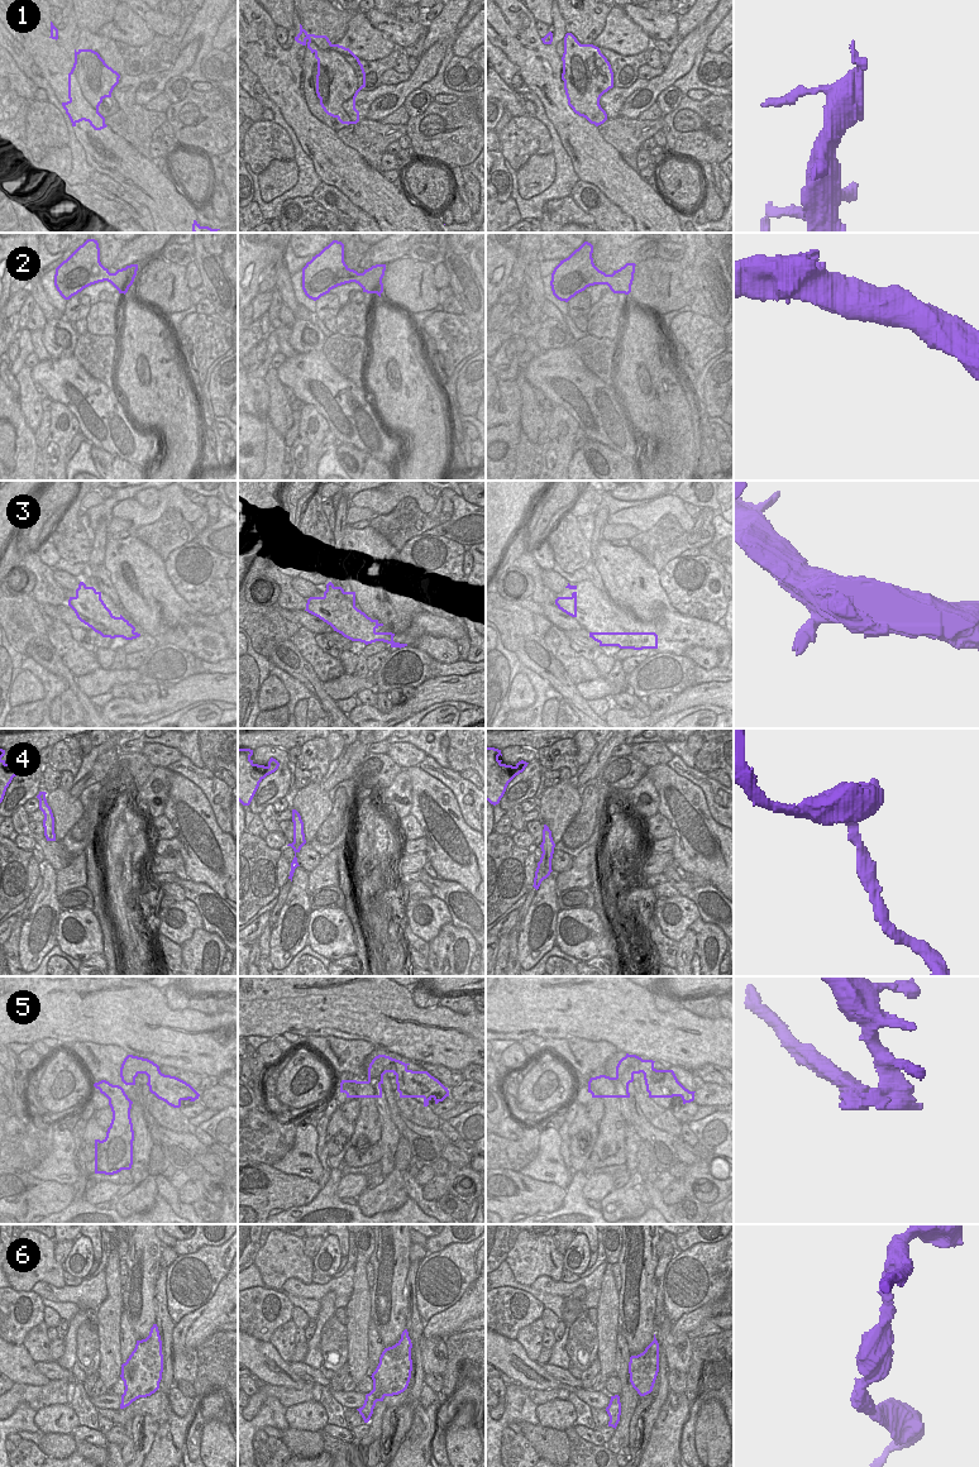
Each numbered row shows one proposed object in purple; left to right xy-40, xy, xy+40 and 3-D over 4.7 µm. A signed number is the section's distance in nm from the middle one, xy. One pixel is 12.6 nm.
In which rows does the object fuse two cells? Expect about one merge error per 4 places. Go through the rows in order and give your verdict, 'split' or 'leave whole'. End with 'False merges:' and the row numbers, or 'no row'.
1: leave whole
2: leave whole
3: leave whole
4: leave whole
5: split
6: leave whole
False merges: 5

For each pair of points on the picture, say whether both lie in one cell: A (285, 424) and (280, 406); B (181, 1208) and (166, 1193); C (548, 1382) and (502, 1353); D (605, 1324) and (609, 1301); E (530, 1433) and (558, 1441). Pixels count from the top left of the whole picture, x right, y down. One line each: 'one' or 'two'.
A: one
B: one
C: one
D: one
E: one

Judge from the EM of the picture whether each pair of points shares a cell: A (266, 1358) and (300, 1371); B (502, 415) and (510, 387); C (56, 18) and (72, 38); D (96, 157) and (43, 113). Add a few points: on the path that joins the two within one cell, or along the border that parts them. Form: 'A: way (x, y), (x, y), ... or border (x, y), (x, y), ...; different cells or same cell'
A: border (289, 1363), (289, 1367), (306, 1381); different cells
B: way (506, 409), (509, 393); same cell
C: border (61, 13), (63, 27), (58, 30); different cells
D: way (84, 144), (77, 138), (71, 137), (56, 122); same cell

